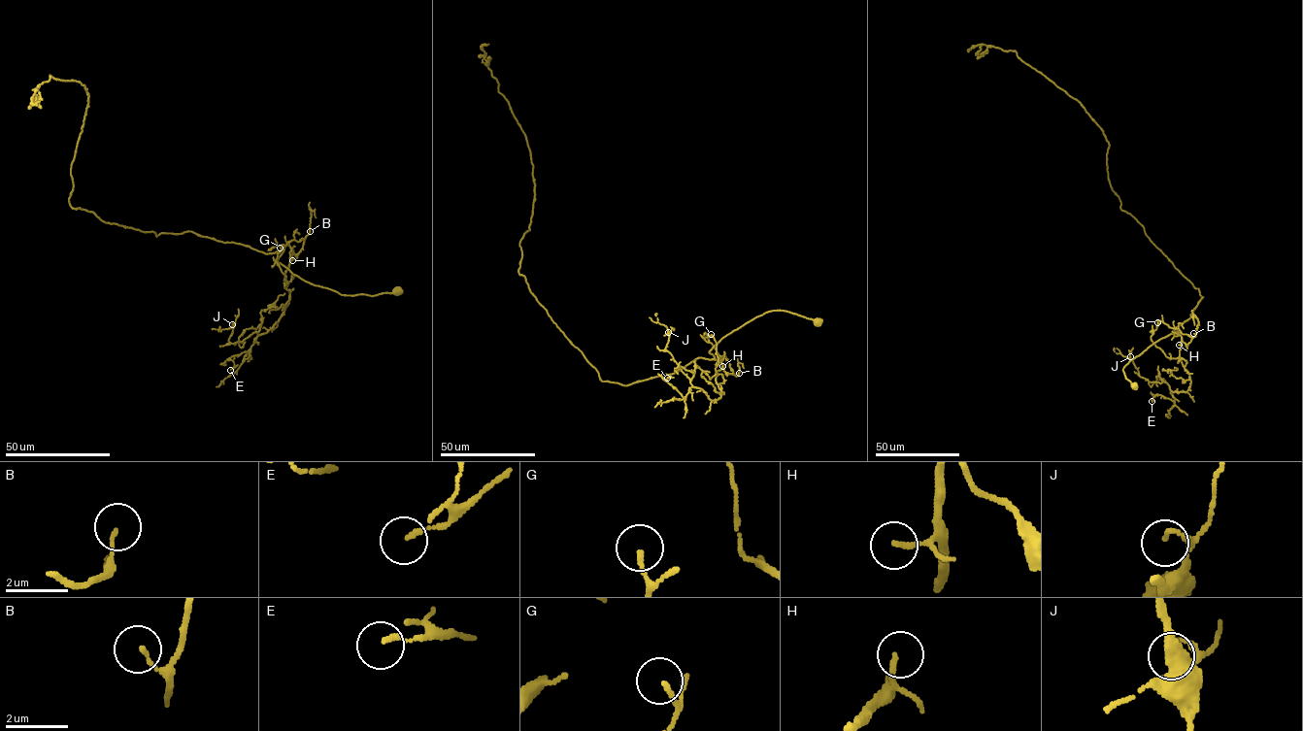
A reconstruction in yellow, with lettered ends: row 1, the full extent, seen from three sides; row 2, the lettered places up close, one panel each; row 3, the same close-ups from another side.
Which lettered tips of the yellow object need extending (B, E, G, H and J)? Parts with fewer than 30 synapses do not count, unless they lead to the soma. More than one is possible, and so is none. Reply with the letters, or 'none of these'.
H

